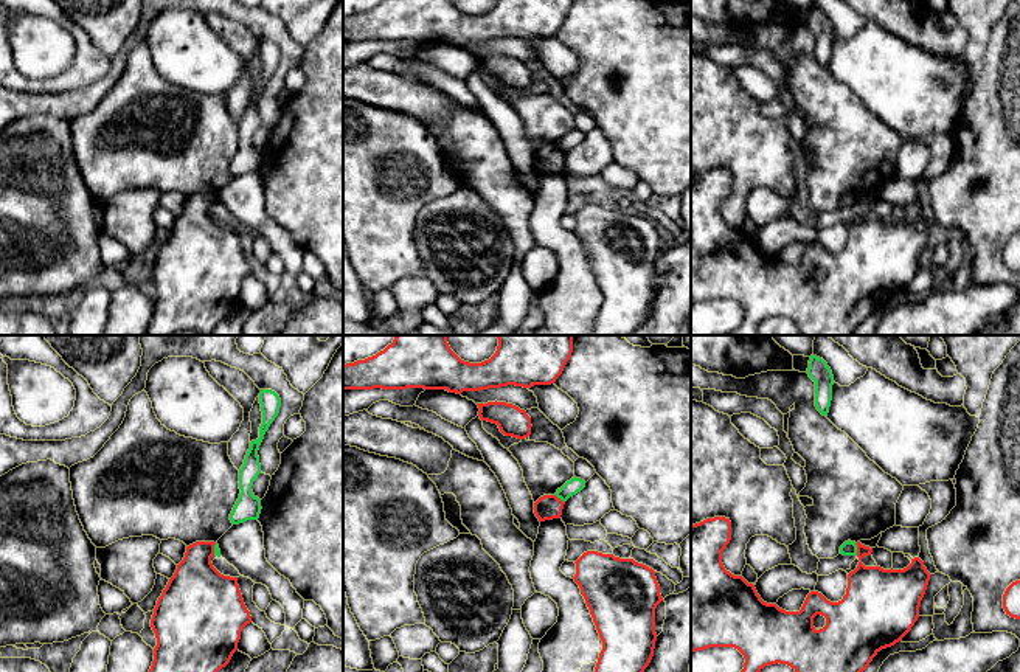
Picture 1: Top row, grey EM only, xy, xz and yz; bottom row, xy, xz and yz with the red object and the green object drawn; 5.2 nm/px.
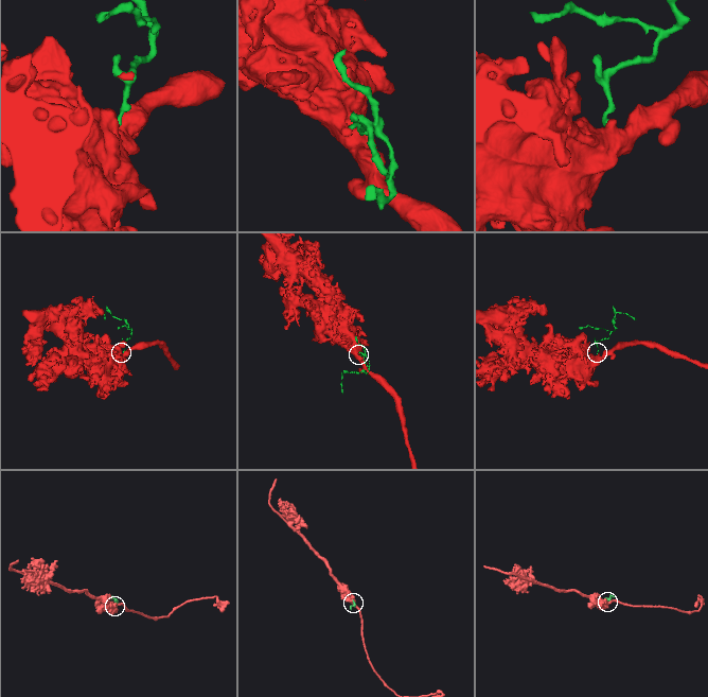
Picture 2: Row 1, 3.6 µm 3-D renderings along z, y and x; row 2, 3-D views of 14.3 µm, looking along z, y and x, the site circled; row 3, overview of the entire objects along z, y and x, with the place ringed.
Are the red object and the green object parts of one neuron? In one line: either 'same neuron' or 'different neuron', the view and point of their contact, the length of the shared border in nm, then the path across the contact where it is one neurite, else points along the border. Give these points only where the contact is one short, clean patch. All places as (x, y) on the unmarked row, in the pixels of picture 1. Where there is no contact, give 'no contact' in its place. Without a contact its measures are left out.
different neuron; contact yz (857, 202); length 70 nm; border yz (854, 196), (857, 207)

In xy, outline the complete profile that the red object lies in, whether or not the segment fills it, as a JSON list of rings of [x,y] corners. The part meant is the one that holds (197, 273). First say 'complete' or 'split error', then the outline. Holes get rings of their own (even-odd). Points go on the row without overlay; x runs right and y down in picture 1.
complete | [[[196,194],[186,199],[183,213],[157,253],[151,279],[157,290],[147,335],[172,335],[194,331],[211,335],[238,303],[242,281],[252,275],[238,230],[220,227],[211,216],[214,194]]]

